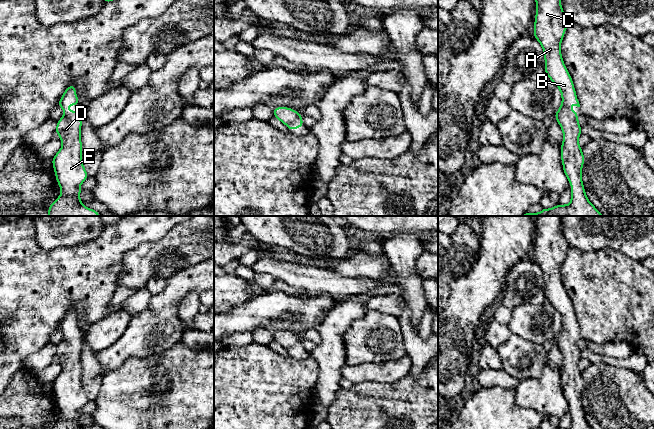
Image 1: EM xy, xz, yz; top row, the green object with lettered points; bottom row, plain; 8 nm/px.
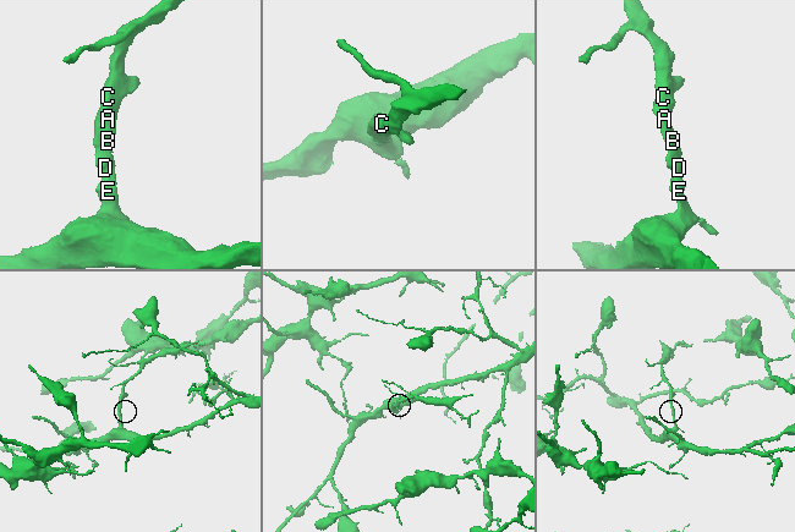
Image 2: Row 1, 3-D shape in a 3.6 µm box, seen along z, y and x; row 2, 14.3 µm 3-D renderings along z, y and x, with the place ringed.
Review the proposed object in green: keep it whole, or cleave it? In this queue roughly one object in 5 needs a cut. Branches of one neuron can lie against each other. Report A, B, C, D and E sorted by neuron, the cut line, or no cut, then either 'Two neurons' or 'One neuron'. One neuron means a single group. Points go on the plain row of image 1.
Groups: A B C D E. No split. One neuron

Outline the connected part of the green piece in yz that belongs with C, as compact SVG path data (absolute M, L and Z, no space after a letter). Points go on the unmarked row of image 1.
M537 216L535 226L534 262L543 272L546 299L559 312L562 320L562 327L554 341L563 356L561 384L572 413L568 429L593 429L587 422L582 406L584 379L578 367L581 350L577 336L569 332L570 329L580 331L580 328L560 274L569 247L561 230L561 216Z

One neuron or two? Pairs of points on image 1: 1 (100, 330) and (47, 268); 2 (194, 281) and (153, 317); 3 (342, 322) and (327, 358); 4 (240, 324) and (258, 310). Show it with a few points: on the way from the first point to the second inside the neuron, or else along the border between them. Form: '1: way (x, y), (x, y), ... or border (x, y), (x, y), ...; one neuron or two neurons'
1: border (109, 312), (90, 326); two neurons
2: way (184, 286), (163, 307); one neuron
3: way (333, 331), (332, 349); one neuron
4: way (244, 320), (254, 313); one neuron

